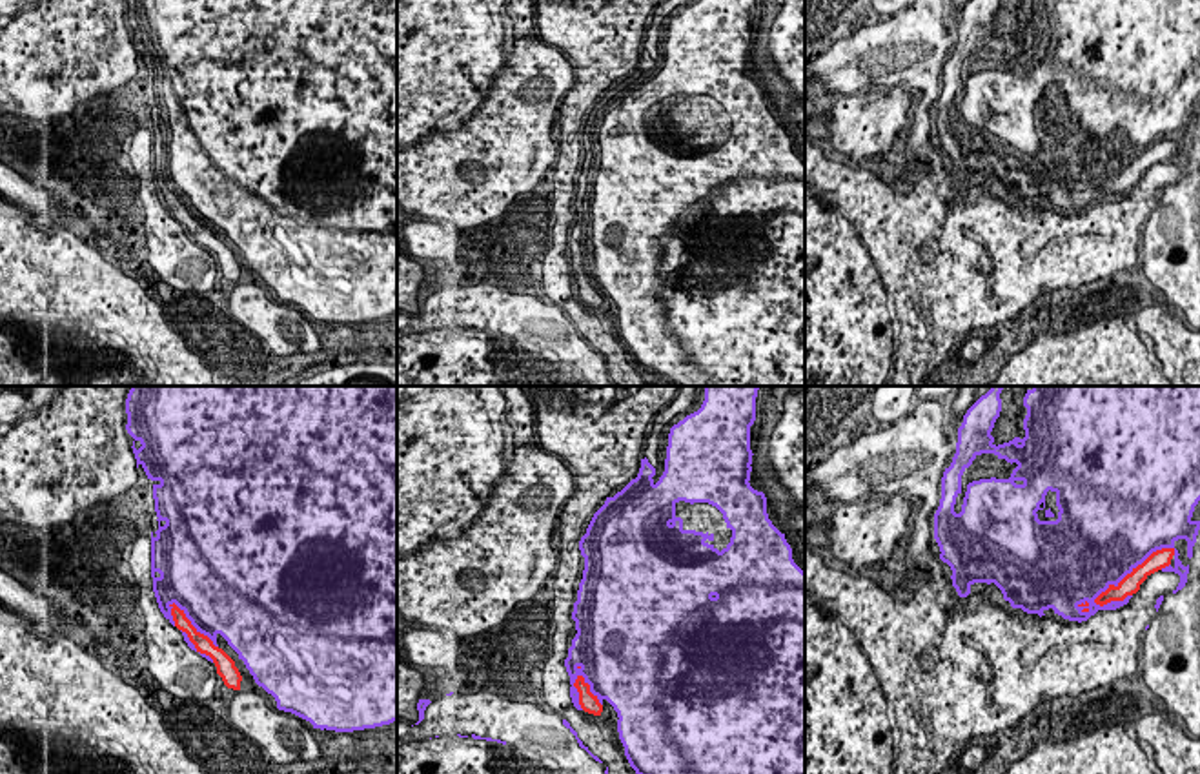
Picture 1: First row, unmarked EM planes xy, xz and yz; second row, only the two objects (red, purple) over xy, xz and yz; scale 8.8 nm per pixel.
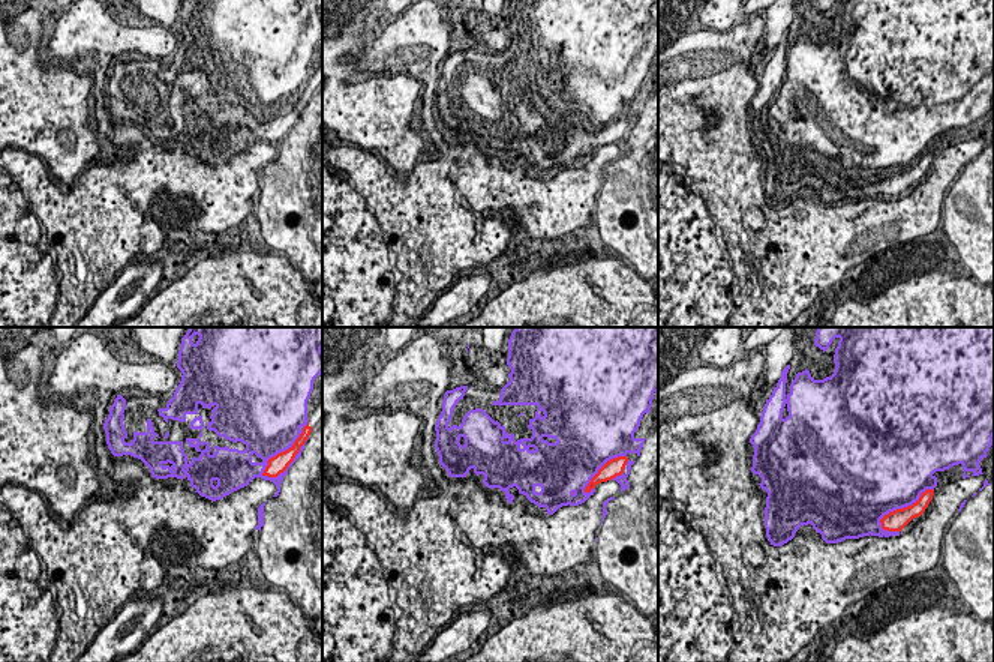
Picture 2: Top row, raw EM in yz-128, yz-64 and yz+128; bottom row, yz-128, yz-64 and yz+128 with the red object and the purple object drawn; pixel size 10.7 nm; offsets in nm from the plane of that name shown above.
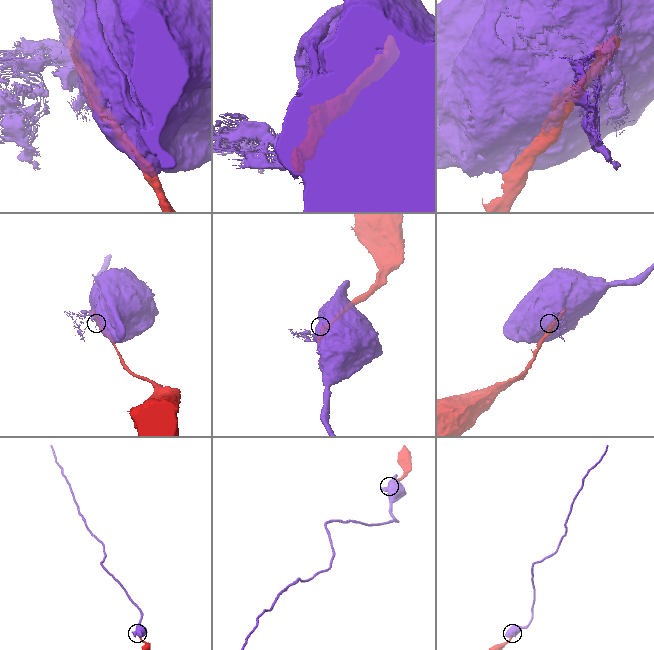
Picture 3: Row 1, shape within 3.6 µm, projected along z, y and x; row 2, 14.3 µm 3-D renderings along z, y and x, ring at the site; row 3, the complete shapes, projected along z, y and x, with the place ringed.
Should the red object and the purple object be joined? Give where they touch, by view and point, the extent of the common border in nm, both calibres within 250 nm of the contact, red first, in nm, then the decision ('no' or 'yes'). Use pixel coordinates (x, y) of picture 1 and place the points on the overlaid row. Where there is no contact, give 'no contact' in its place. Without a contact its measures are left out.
yz (1133, 569) | 850 nm | 170/500 nm | no

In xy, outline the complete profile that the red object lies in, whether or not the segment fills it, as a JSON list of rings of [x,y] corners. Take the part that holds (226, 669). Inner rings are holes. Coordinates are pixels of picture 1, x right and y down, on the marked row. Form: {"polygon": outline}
{"polygon": [[[175,603],[169,606],[175,626],[188,634],[197,652],[206,654],[213,659],[217,674],[222,677],[224,685],[228,688],[240,690],[242,676],[235,667],[235,661],[222,648],[215,647],[208,636],[200,634],[186,617],[184,610],[180,610]]]}

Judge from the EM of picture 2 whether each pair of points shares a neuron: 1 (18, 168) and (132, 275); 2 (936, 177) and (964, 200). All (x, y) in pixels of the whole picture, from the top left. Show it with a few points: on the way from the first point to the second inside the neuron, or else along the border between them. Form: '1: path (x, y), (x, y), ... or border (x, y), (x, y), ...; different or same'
1: border (132, 263), (117, 273); different
2: border (958, 176), (949, 185); different

